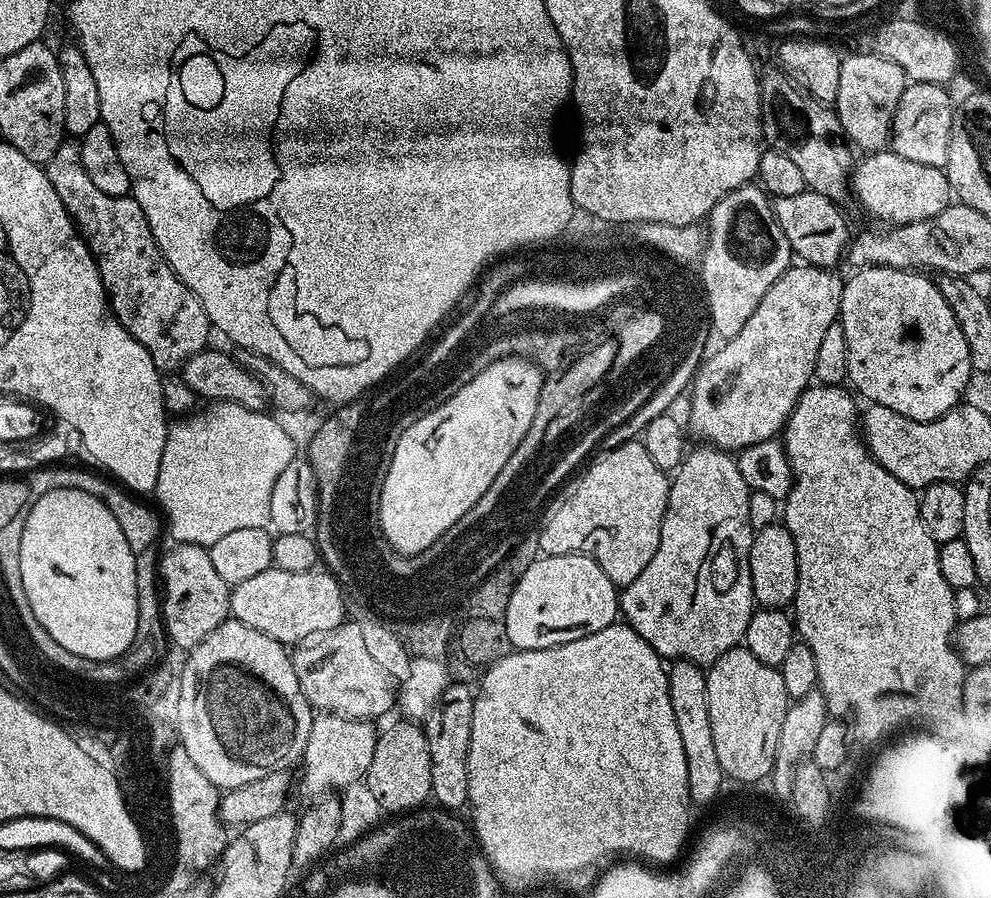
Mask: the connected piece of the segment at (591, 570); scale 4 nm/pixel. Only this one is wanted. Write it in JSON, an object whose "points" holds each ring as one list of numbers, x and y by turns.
{"points":[[541,555,518,578,518,586,514,586,514,594,510,594,510,606,506,606,506,634,510,638,513,649,529,652,553,648,566,642,574,642,578,638,586,638,590,634,598,634,598,630,606,630,606,626,618,620,618,589,606,578,606,574,589,556,546,556]]}

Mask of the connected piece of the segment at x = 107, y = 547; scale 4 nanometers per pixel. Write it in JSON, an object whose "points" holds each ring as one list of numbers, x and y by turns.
{"points":[[68,487,62,489,52,489,49,493,35,497,35,499,31,501,30,518,28,520,28,531,22,532,22,548,19,551,21,554,22,585,23,589,26,590,26,596,22,600,23,603,26,605,26,608,34,612,34,618,36,618,40,623,40,628,42,629,43,635,47,637,47,639,51,641,53,645,55,645,54,643,56,643,55,647,57,649,65,648,66,650,70,650,70,654,73,658,80,657,88,661,99,662,101,660,118,660,123,657,125,650,127,650,127,648,130,647,130,645,134,642,134,638,136,637,136,631,138,630,138,582,136,581,137,553,132,552,129,543,126,542,125,535,122,534,122,529,118,524,118,519,114,518,110,510,107,509,106,505,104,505,103,501,101,500,101,497,96,494,94,494,94,496,91,496,89,492,90,491,85,489,70,489]]}

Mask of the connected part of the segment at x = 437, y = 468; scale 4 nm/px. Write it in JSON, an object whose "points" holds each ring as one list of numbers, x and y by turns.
{"points":[[514,355,504,356,490,365,486,365,476,377,466,382,450,399,418,418,398,438,397,445,394,446,392,461,385,474,384,484,380,488,380,529,394,551,398,551,404,556,414,556,426,550,435,540,442,539,448,530,455,528,462,518,462,514,466,514,474,506,474,502,478,502,478,498,482,498,482,494,486,494,486,490,490,490,490,482,494,482,494,478,498,478,498,470,502,470,502,466,506,466,510,454,514,454,514,446,518,446,518,442,522,442,522,434,526,434,526,430,530,430,530,422,534,422,534,410,538,410,538,394,542,390,545,379,545,373,534,361]]}

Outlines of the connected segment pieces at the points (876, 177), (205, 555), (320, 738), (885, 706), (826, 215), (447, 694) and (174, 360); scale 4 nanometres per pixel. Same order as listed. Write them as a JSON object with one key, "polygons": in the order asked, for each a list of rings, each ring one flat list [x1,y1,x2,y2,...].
{"polygons":[[[891,150,869,153,863,158,853,169,853,193,872,215,888,221,886,223,899,226,928,220,951,204,952,191,943,169,911,162]],[[176,544,158,560,158,580,162,585,164,628,169,641,183,650,202,642,216,627,229,619,230,586,214,570,208,548,202,544]],[[316,714,313,715,312,725,310,726,310,738,306,742,306,746,304,747,304,754,302,757,302,765,304,764,304,792,308,796,308,798,320,798,325,794,332,794,335,788,338,790,345,790,350,787,352,784,359,784,361,781,367,777,368,771,370,770,370,758,374,758,374,746,376,745,376,738,378,735,377,729,372,729,373,725,369,723,367,720,351,720,350,718,346,718,345,716,334,716,331,714]],[[813,383,801,394,787,424,782,429,782,443,792,468,792,488,782,502,782,523,790,538,794,538,794,550,798,554,798,586,794,601,794,627,799,639,810,646,814,662,818,666,816,683,828,707,829,717,839,718,850,725,850,732,864,744,872,744,907,724,928,724,931,720,948,720,960,716,966,665,960,659,954,643,958,627,954,598,956,593,942,578,942,566,938,566,940,545,937,544,920,513,920,497,901,480,894,478,868,453,858,427,857,397,847,387,838,384]],[[806,190,802,194,778,196,772,200,772,209,778,218,778,226,786,234,793,253,803,263,817,268,835,269,836,263,842,260,850,243,850,231,844,216,840,213,841,205,835,200,826,198,826,194,818,194]],[[449,683,422,724,430,746,431,799,437,800,435,803,441,809,463,809,468,802,468,751,475,701,473,689,467,683]],[[72,138,65,139,64,143,58,146,56,153,48,159,46,171,50,178,50,186,54,186,54,194,62,198,62,206,66,206,73,224,96,259,104,289,108,291,112,313,116,315,121,326,147,350,154,366,161,370,176,370,194,354,205,351,209,347,208,332,210,333,206,310,202,310,202,302,198,302,196,295,180,281,176,271,166,262,162,250,154,242,150,222,146,222,146,214,142,206,138,206,135,195,102,194,102,190,98,190,98,186,90,182,82,166,79,143]]]}

